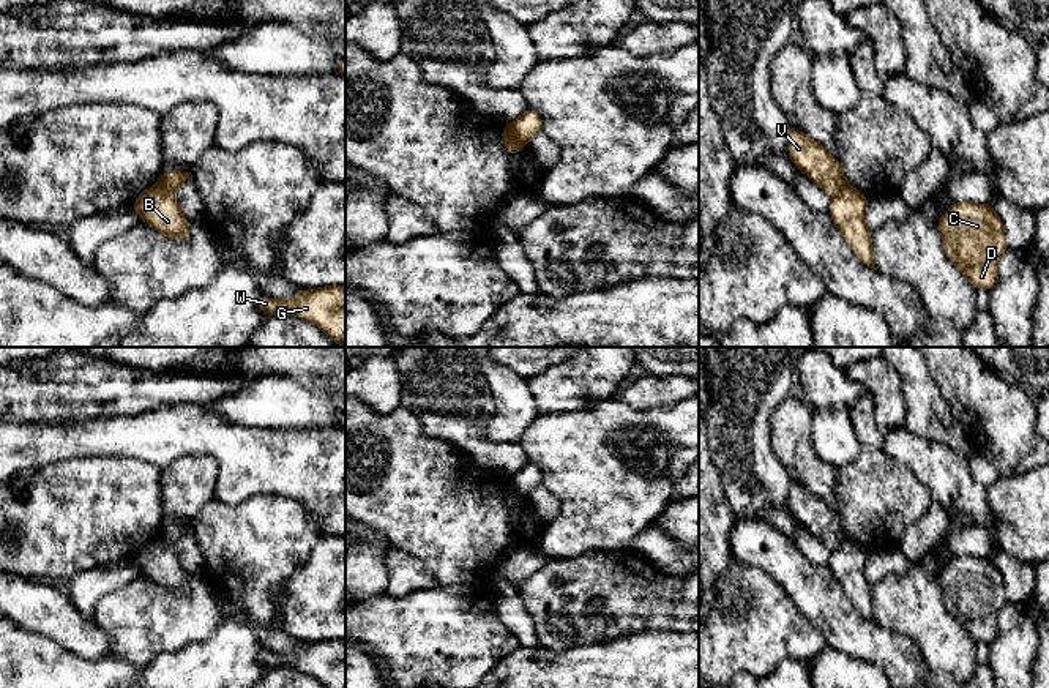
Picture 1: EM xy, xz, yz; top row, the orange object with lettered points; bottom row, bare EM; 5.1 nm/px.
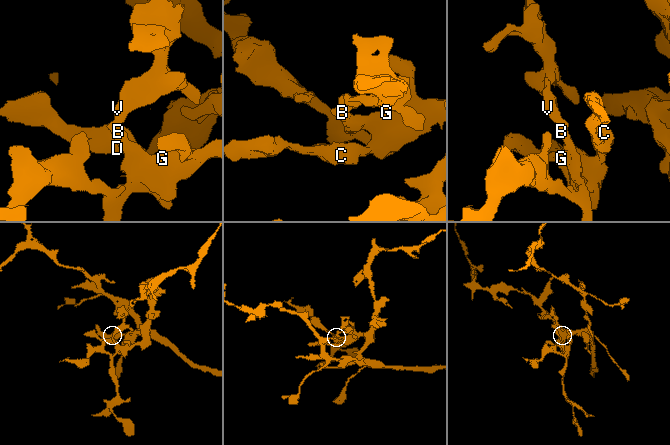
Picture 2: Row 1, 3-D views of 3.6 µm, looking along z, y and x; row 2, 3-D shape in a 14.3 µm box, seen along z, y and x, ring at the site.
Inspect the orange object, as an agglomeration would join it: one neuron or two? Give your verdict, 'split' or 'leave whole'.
split

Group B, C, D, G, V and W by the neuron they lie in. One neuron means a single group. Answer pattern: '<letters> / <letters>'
B C D G W / V

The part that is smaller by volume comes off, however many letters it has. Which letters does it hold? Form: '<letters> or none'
V

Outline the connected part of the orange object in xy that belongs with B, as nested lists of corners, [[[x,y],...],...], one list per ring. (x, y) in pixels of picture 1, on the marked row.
[[[159,181],[144,191],[133,204],[133,208],[144,222],[169,240],[188,238],[189,219],[181,215],[175,194]]]

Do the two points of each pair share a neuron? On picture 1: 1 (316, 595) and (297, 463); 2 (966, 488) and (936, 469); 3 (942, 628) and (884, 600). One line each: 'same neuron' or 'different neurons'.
1: different neurons
2: same neuron
3: same neuron

